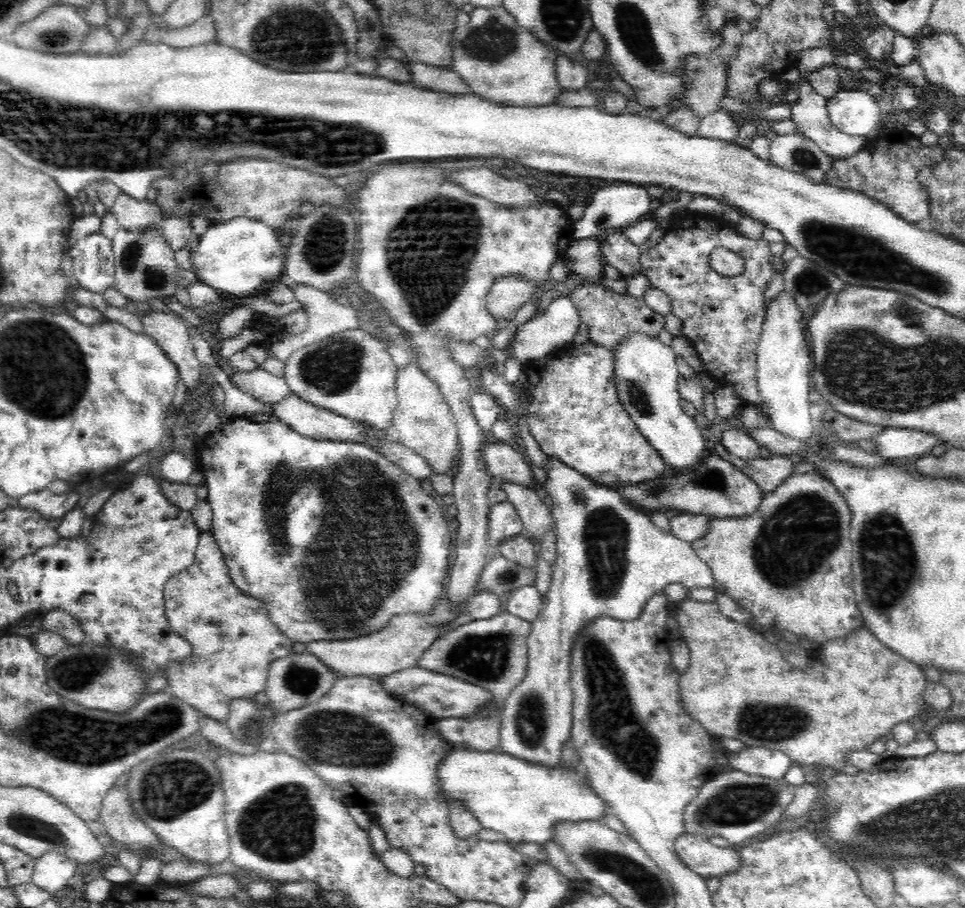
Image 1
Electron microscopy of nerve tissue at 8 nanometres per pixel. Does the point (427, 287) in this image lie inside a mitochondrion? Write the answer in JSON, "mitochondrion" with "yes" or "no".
{"mitochondrion":"yes"}

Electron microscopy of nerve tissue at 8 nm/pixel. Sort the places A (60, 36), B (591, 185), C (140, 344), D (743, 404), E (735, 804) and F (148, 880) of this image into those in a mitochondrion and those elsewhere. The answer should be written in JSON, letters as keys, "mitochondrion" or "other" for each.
{"A":"mitochondrion","B":"other","C":"other","D":"other","E":"mitochondrion","F":"other"}

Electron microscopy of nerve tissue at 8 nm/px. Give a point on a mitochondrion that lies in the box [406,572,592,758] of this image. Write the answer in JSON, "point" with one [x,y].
{"point":[485,657]}

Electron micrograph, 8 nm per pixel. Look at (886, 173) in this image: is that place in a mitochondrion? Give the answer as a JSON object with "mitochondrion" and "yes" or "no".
{"mitochondrion":"no"}

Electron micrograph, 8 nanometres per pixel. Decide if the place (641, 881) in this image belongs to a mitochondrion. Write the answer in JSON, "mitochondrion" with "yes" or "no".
{"mitochondrion":"yes"}

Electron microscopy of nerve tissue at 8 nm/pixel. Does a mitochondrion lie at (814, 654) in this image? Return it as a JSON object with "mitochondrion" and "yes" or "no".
{"mitochondrion":"no"}

